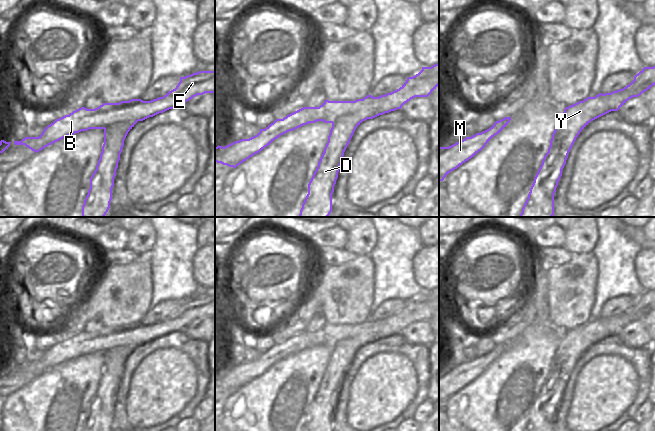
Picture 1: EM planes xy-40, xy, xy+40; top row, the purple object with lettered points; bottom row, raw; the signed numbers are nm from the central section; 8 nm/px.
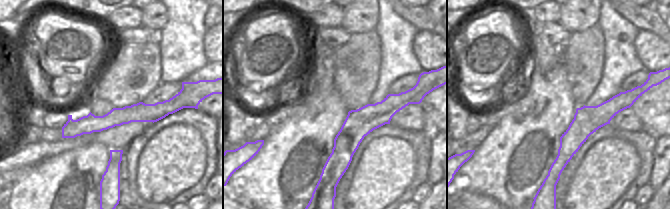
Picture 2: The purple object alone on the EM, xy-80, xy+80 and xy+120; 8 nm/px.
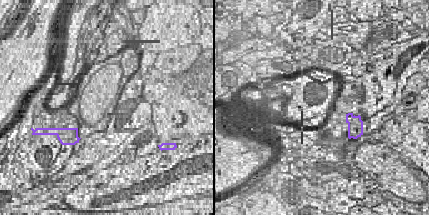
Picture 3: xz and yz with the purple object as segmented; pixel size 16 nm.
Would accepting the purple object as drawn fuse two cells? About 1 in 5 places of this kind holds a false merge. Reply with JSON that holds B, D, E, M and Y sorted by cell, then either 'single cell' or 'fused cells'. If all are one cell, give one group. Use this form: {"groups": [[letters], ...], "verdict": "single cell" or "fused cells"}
{"groups": [["B", "E", "M"], ["D", "Y"]], "verdict": "fused cells"}

